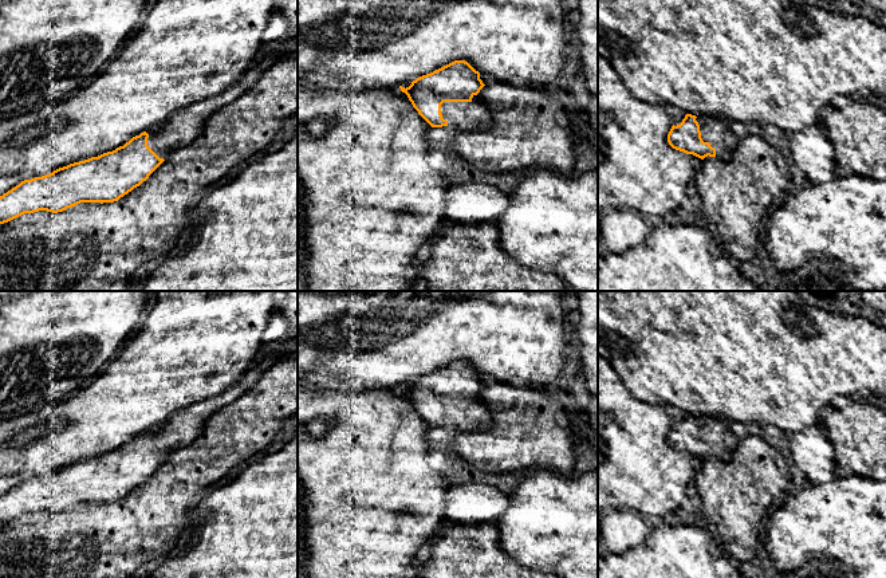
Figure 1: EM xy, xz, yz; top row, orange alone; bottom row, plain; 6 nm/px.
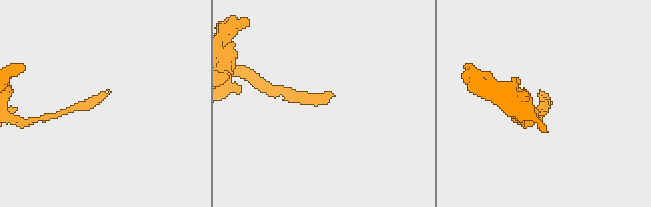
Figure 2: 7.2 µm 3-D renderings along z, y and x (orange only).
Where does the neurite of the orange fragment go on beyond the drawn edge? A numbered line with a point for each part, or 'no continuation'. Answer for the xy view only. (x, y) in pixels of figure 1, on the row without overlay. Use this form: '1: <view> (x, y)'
1: xy (178, 431)

